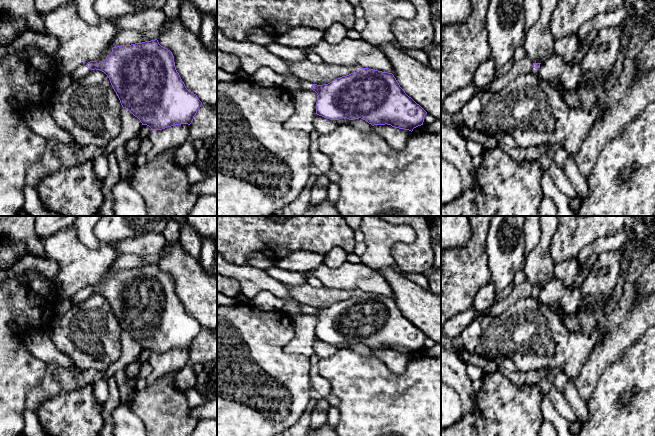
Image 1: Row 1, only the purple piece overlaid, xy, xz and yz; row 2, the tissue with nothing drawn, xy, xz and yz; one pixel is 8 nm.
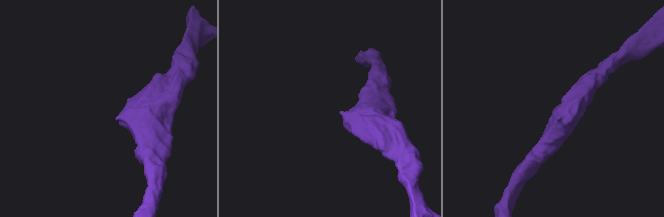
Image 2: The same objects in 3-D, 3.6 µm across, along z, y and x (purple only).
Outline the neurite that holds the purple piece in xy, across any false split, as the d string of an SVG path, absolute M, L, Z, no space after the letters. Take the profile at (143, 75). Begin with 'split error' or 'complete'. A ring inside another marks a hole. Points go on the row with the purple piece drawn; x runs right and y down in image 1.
split error; M157 39L113 47L105 60L83 64L75 69L70 77L74 81L95 69L107 75L122 107L128 109L142 125L149 126L151 130L162 130L181 124L190 125L202 105L197 95L189 91L182 81L172 52L161 46Z

